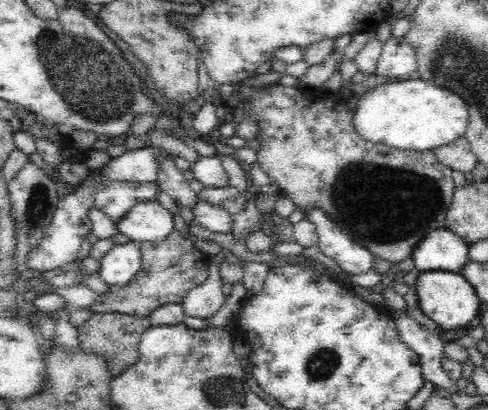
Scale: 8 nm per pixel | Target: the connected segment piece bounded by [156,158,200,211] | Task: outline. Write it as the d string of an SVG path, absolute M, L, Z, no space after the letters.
M162 158L158 164L158 178L156 182L162 192L168 194L174 199L178 207L192 208L198 202L199 193L194 192L190 183L182 175L182 172L174 166L174 162L170 162L167 158Z

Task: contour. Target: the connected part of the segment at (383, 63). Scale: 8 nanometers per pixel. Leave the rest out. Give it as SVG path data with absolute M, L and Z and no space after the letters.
M390 37L383 42L383 49L376 64L378 76L386 76L396 81L416 73L414 49L404 38Z

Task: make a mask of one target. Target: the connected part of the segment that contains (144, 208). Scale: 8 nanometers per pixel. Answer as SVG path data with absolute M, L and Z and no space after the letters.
M156 200L136 202L114 225L120 234L137 244L164 240L175 229L173 214Z

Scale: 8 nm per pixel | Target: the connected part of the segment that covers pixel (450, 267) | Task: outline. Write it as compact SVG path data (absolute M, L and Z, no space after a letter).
M450 229L428 232L412 250L412 260L420 272L444 271L460 273L468 262L469 243Z

